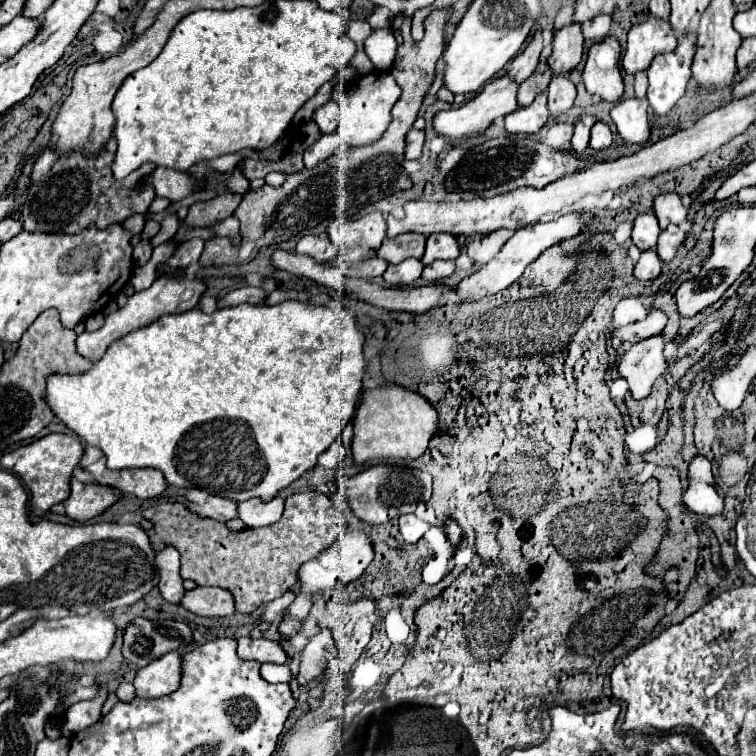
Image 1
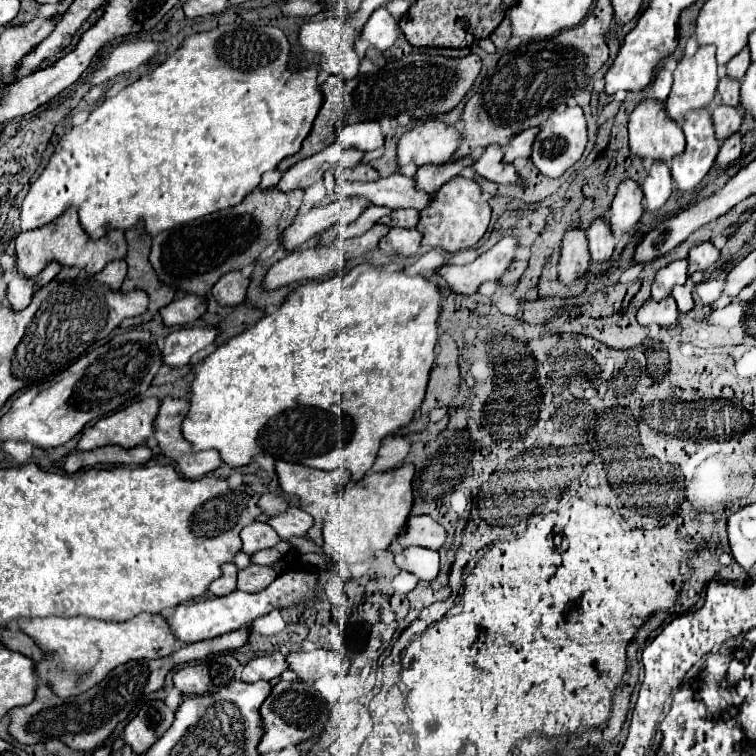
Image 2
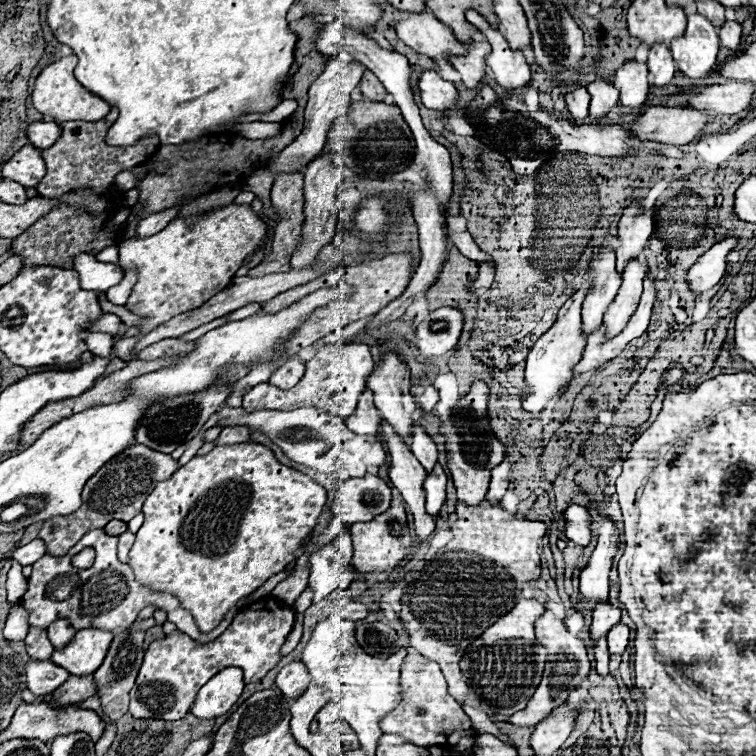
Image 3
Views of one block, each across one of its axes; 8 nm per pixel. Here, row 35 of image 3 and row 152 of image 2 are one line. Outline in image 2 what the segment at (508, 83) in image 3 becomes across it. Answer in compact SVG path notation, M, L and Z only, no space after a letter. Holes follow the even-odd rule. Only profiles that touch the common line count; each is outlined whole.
M488 146L484 154L472 164L472 170L496 184L518 184L520 178L512 164L502 162L502 150L500 146Z

